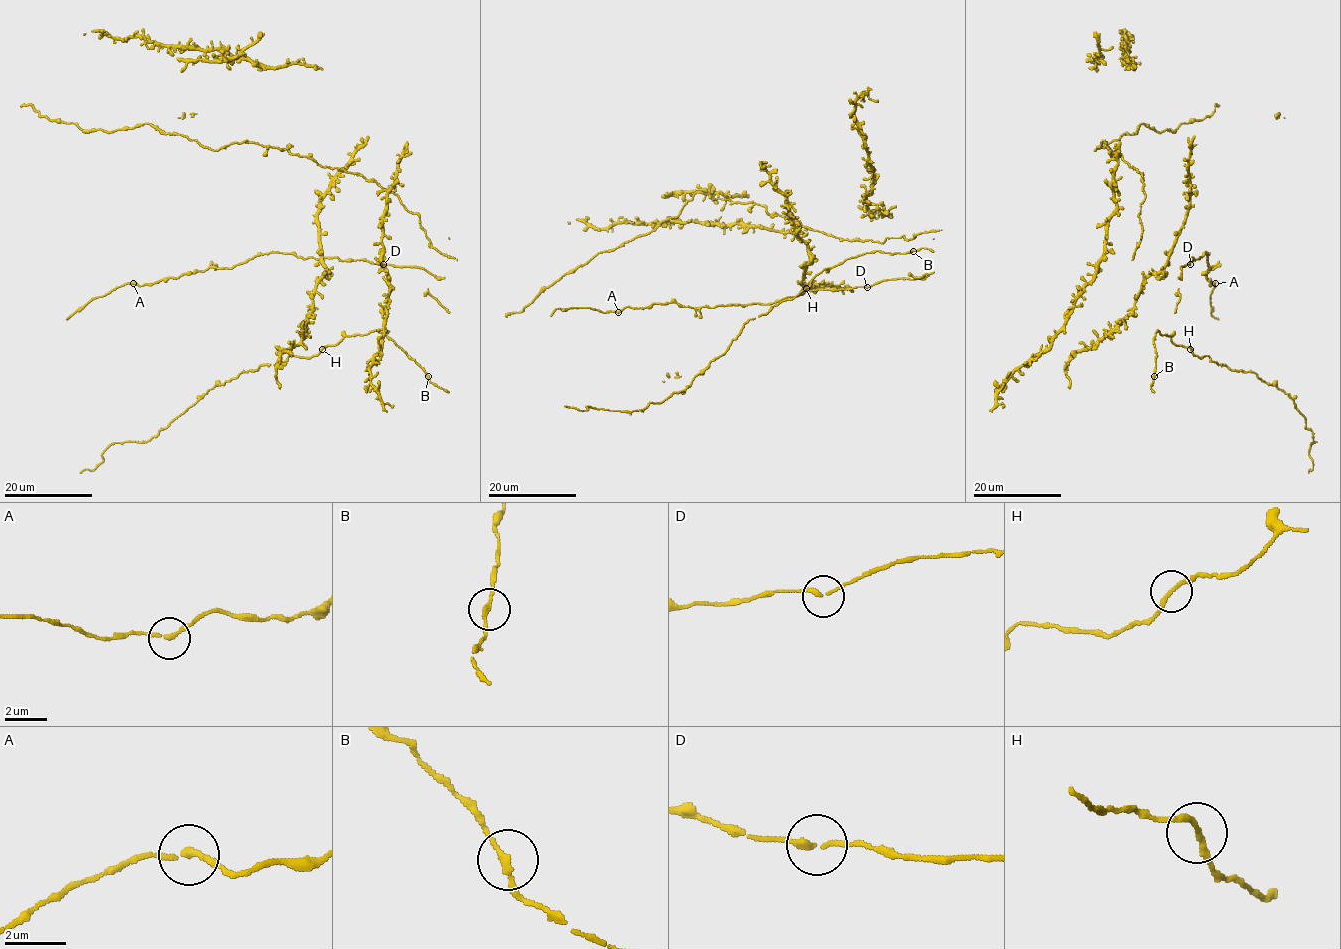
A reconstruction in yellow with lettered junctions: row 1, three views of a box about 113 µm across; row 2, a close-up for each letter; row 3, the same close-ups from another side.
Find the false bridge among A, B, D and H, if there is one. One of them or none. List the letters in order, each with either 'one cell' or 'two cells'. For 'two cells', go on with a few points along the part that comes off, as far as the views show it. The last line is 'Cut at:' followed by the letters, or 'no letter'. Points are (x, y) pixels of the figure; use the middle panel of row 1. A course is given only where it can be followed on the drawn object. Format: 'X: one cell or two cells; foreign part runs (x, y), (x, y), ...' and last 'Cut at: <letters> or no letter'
A: one cell
B: one cell
D: one cell
H: one cell
Cut at: no letter

